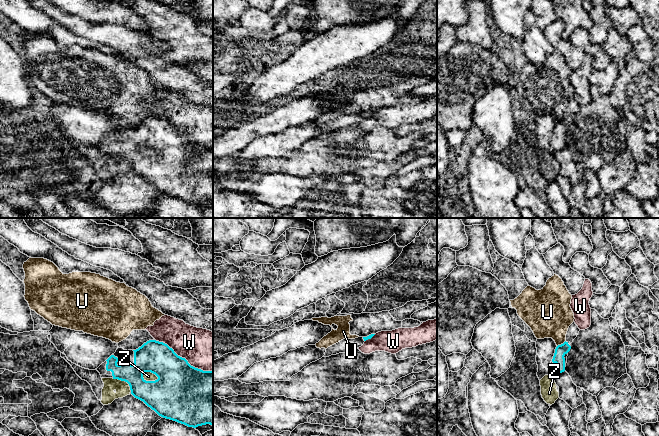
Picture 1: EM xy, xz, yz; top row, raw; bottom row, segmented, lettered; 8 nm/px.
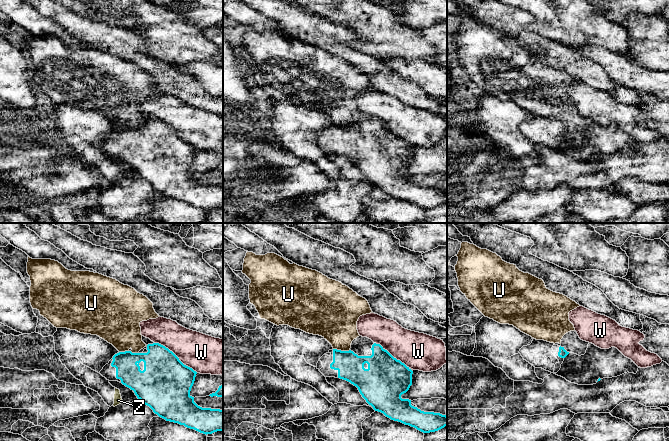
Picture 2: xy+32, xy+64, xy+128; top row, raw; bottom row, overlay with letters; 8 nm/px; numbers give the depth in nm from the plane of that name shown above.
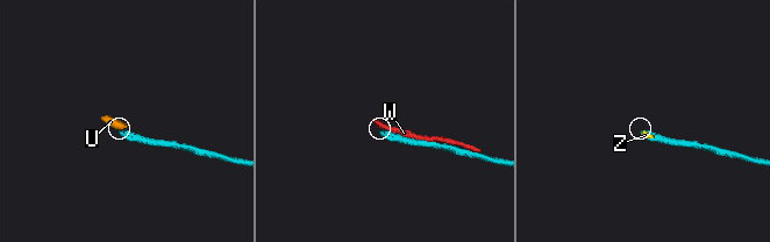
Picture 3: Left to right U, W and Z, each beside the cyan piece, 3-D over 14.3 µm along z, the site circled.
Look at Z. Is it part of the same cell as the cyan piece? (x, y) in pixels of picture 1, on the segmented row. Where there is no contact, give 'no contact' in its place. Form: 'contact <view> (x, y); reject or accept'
contact xy (150, 371); reject

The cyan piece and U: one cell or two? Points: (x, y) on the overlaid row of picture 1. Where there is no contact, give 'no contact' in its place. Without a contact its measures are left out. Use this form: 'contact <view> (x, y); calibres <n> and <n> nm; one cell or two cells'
contact yz (561, 344); calibres 90 and 360 nm; two cells

